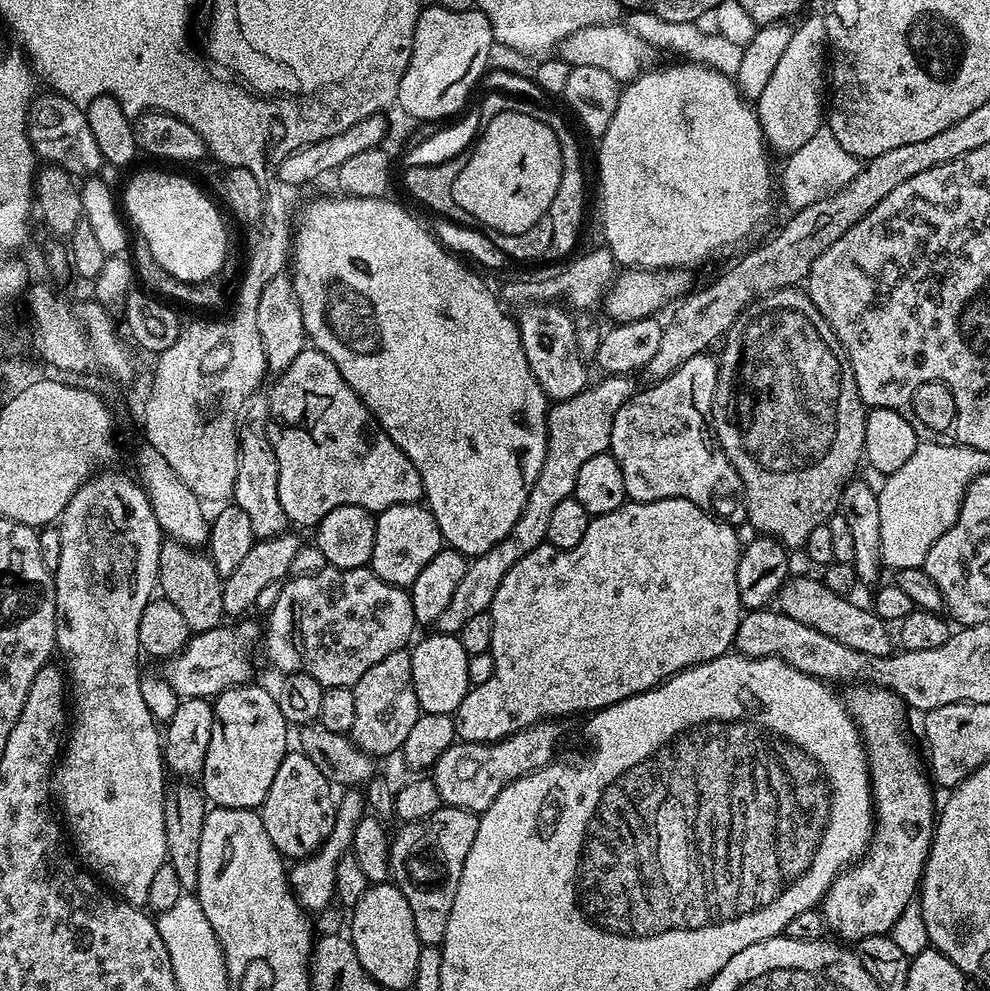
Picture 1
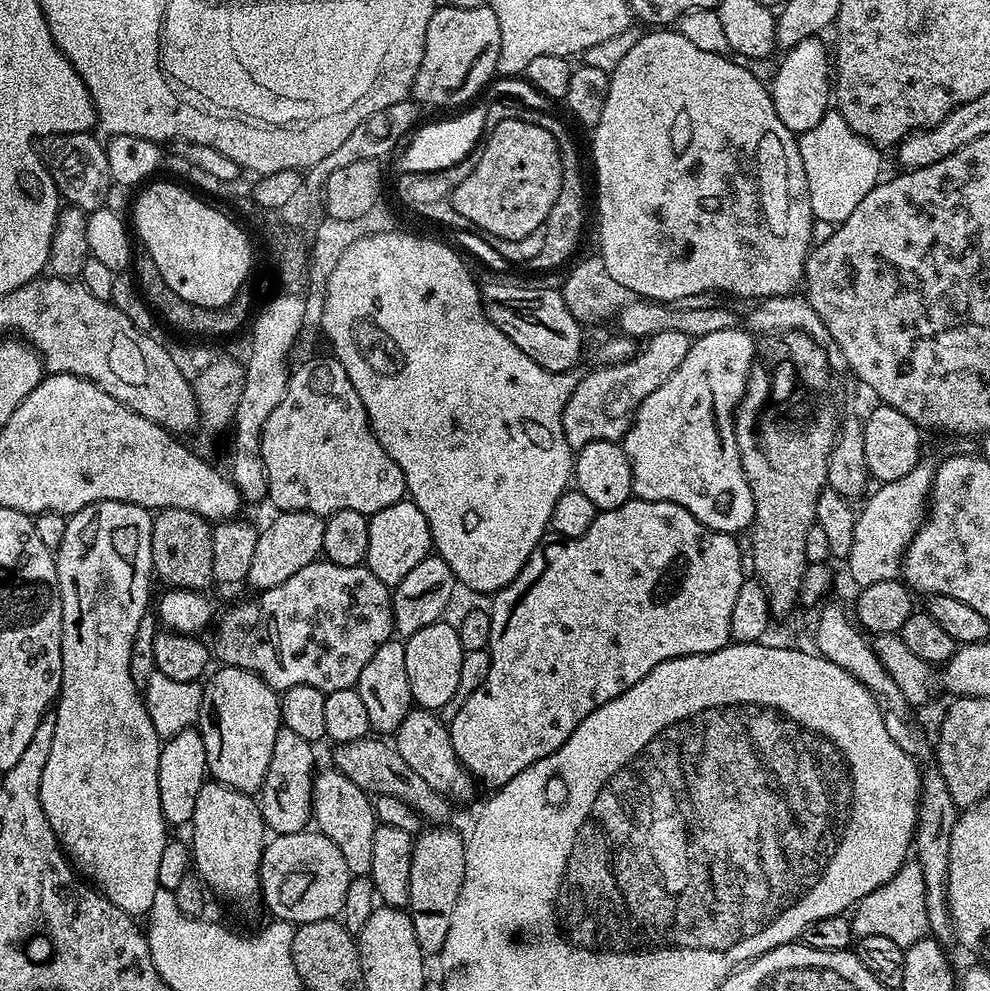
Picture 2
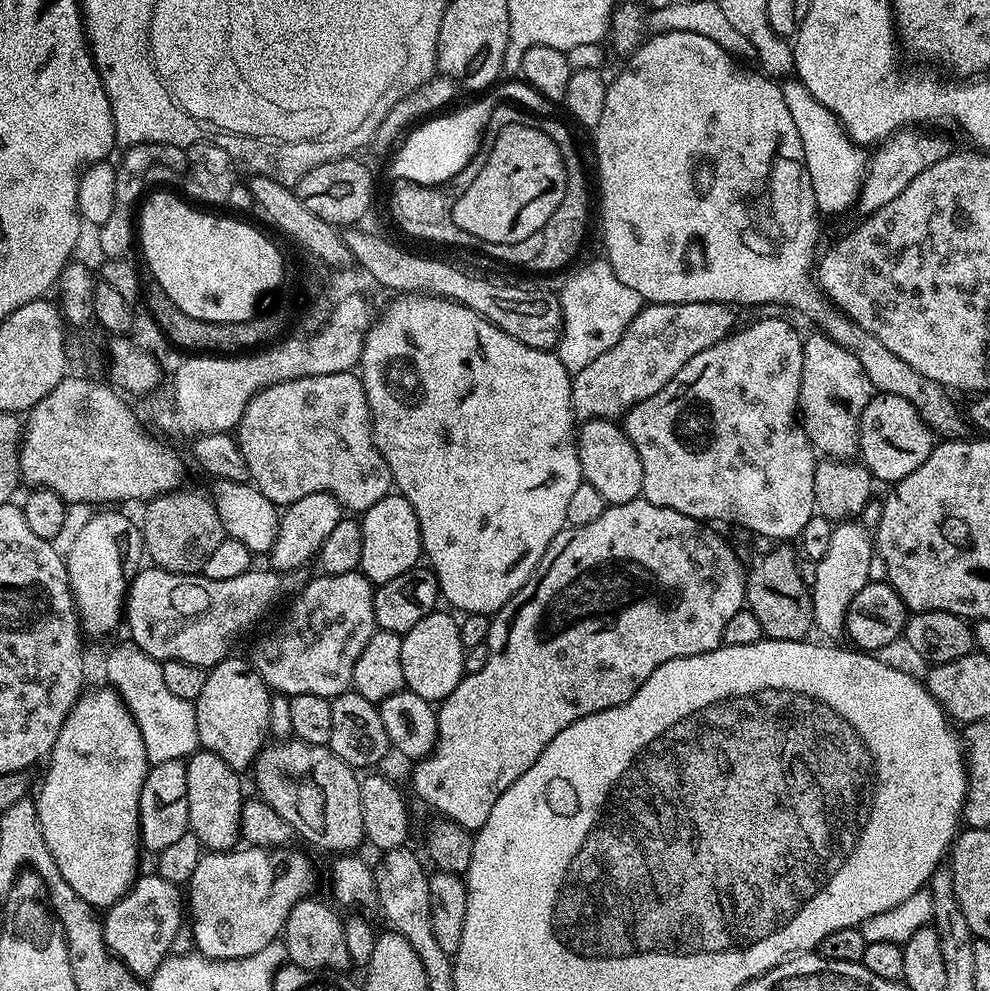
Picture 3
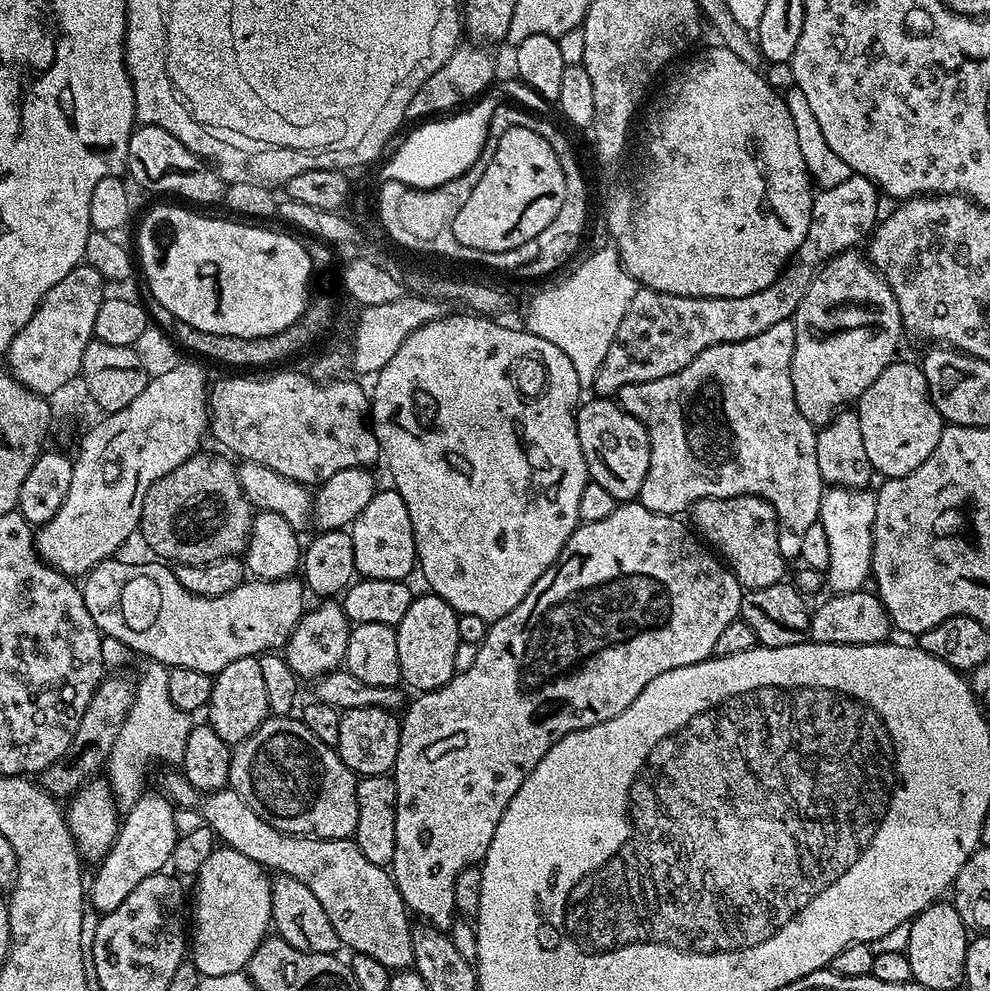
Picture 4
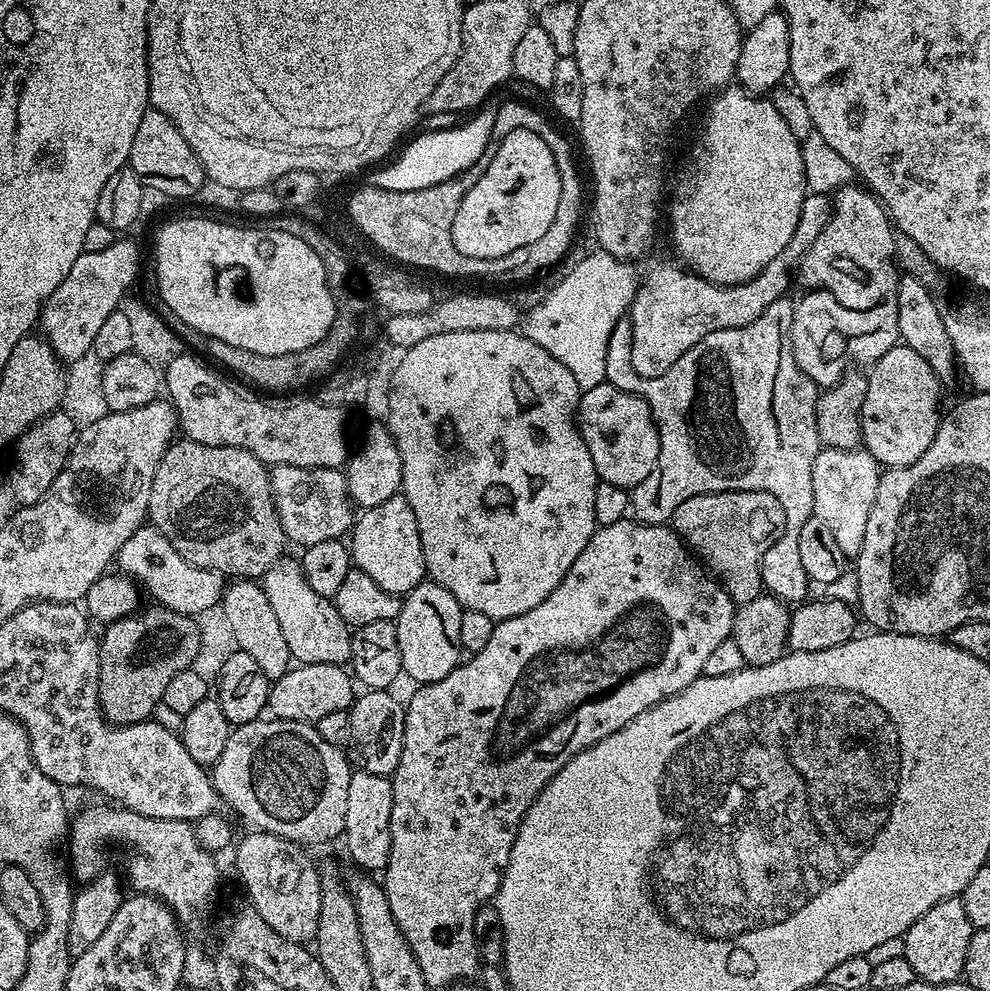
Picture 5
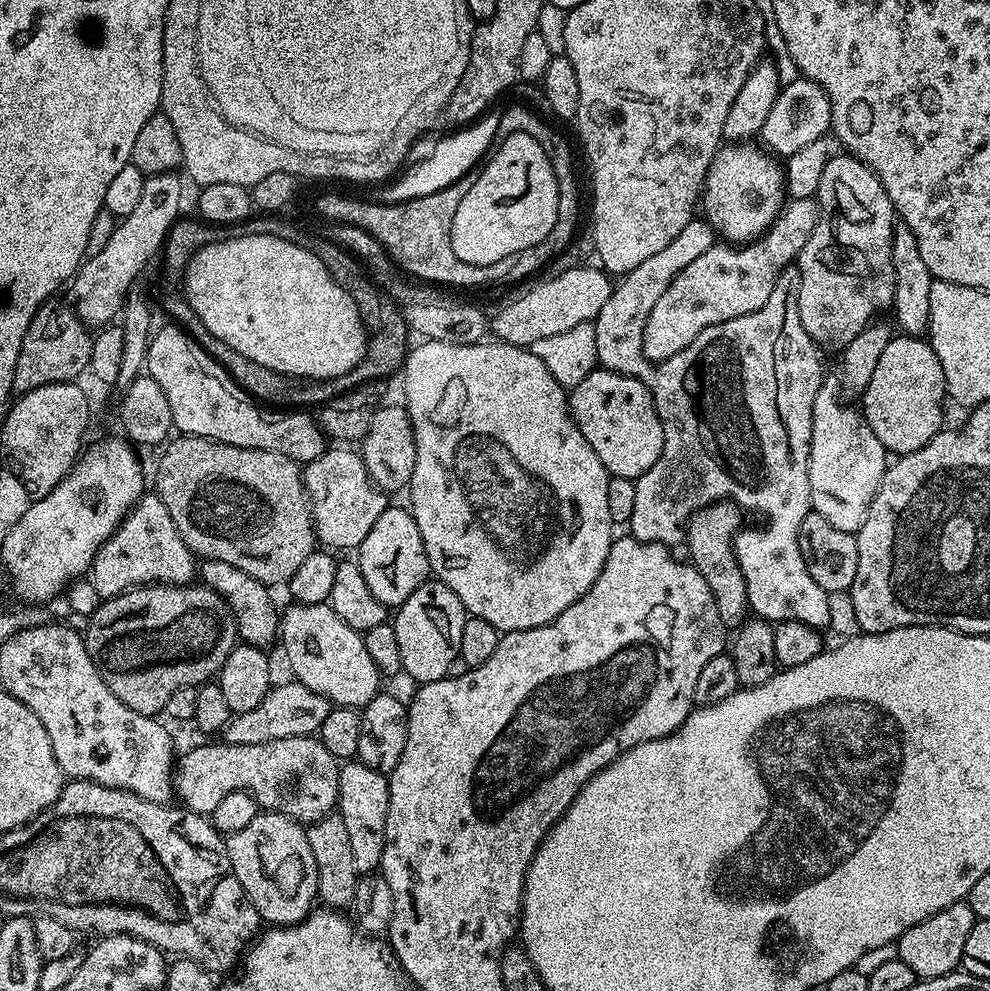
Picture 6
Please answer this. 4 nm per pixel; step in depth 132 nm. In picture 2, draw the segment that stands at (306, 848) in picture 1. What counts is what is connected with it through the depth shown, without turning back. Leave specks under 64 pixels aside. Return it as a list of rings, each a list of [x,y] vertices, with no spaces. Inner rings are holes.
[[[281,727],[278,738],[274,738],[274,754],[270,757],[270,770],[266,770],[266,778],[262,782],[258,793],[260,813],[264,819],[264,827],[269,833],[280,835],[294,834],[305,831],[313,823],[312,818],[312,790],[316,782],[318,765],[313,741],[294,734],[294,730]]]

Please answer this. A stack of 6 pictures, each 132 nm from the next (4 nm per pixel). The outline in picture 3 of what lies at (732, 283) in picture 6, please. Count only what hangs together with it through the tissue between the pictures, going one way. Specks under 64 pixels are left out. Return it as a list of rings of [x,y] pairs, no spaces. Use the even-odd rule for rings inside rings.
[[[901,130],[895,132],[873,151],[877,151],[876,153],[871,153],[860,186],[858,208],[861,208],[861,213],[867,214],[882,210],[882,206],[886,206],[886,202],[894,202],[894,198],[898,198],[898,194],[902,194],[902,190],[906,190],[906,186],[910,186],[910,182],[914,182],[914,178],[922,174],[922,170],[934,166],[934,162],[949,155],[950,147],[948,148],[947,142],[940,136],[931,136],[928,132],[931,131]],[[686,302],[685,304],[650,304],[645,303],[635,318],[626,326],[622,338],[585,366],[580,372],[572,376],[572,414],[577,421],[586,420],[615,420],[627,416],[628,411],[638,402],[658,394],[694,354],[702,354],[710,346],[714,346],[719,340],[725,340],[731,336],[737,327],[736,316],[727,304],[707,304],[706,302]]]

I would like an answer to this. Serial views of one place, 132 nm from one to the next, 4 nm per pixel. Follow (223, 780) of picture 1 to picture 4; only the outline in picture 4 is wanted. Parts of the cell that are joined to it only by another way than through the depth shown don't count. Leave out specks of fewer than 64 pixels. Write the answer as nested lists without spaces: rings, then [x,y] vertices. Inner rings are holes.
[[[255,656],[238,658],[214,676],[212,693],[206,709],[207,723],[212,725],[214,734],[229,746],[241,744],[270,713],[266,702],[266,685],[262,679],[262,666]]]

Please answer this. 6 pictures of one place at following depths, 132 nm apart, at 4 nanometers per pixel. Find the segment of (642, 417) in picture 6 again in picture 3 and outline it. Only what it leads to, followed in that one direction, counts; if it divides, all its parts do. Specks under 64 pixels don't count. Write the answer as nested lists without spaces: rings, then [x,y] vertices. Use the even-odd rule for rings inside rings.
[[[583,421],[576,432],[576,449],[583,483],[594,486],[602,494],[605,505],[630,502],[643,493],[642,458],[638,458],[634,442],[630,442],[628,433],[617,421]]]

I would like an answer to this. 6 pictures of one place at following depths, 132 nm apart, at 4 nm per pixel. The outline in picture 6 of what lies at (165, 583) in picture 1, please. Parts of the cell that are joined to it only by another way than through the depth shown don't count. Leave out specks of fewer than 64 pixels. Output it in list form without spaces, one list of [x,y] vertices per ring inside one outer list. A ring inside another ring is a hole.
[[[183,434],[169,439],[163,445],[162,451],[164,453],[161,454],[160,461],[156,464],[154,492],[155,495],[162,498],[162,502],[166,502],[166,510],[170,510],[170,518],[174,518],[174,526],[178,526],[178,534],[182,538],[182,542],[186,542],[188,549],[197,557],[218,562],[230,562],[230,566],[238,566],[238,570],[246,570],[246,574],[250,574],[250,578],[258,578],[258,582],[275,586],[275,584],[283,585],[288,581],[294,574],[294,570],[298,570],[298,566],[302,566],[302,561],[310,558],[310,554],[317,551],[316,528],[312,524],[312,509],[308,507],[308,493],[304,491],[302,468],[295,460],[286,458],[286,454],[258,450],[257,448],[239,448],[217,440],[207,440],[201,436],[185,436]]]

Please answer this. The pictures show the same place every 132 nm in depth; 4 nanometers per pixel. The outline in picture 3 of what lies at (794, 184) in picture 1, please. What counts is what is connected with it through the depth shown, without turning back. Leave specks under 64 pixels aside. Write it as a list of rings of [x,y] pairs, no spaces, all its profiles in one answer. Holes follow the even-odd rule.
[[[789,78],[788,81],[781,83],[781,88],[802,141],[804,165],[810,174],[817,209],[824,215],[824,213],[838,214],[851,205],[853,207],[859,199],[861,182],[867,168],[868,158],[863,154],[865,151],[853,143],[844,133],[844,128],[836,116],[814,99],[800,80]]]

